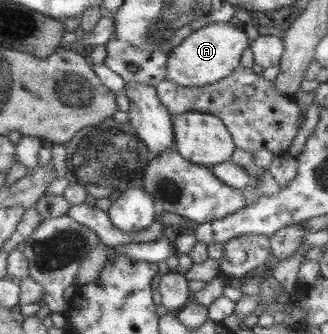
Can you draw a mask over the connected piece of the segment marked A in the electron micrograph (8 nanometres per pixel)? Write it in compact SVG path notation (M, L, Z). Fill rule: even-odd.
M209 23L193 31L179 47L169 53L166 79L184 87L202 87L229 76L240 66L243 52L250 48L244 28L229 23Z

